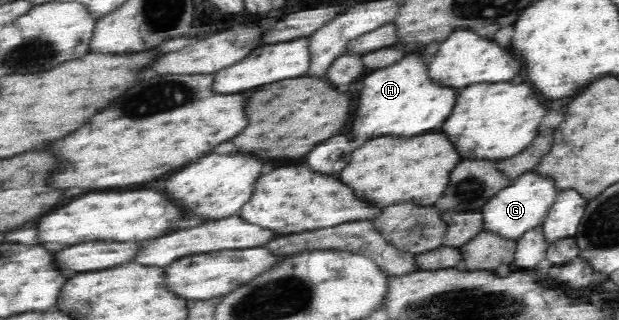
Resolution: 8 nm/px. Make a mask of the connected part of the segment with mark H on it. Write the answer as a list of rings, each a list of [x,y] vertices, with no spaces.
[[[417,52],[407,53],[395,65],[361,75],[365,79],[357,93],[355,111],[349,121],[351,135],[365,135],[367,139],[395,135],[409,139],[439,129],[451,113],[458,91],[435,86],[427,76],[427,64],[419,61],[418,55]]]

